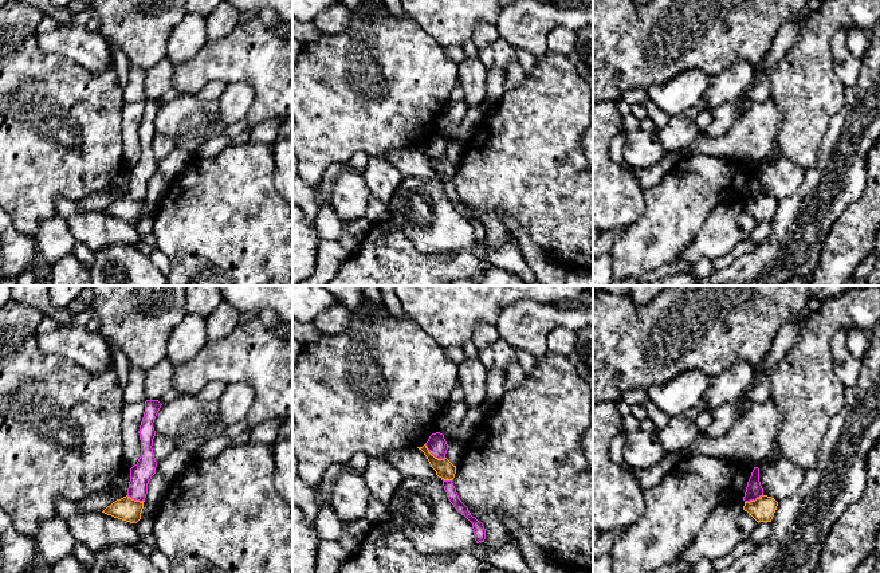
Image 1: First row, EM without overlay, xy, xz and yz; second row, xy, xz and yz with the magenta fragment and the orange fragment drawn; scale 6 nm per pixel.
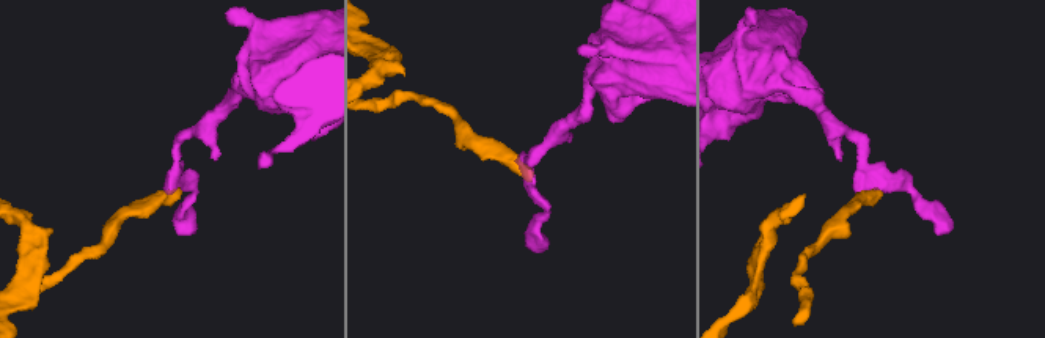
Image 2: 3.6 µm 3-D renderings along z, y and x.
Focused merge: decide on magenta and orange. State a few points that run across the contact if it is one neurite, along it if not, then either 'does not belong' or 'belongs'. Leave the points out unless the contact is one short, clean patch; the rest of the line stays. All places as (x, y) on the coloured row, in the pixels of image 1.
xz (424, 444), (435, 456), (444, 458) | does not belong

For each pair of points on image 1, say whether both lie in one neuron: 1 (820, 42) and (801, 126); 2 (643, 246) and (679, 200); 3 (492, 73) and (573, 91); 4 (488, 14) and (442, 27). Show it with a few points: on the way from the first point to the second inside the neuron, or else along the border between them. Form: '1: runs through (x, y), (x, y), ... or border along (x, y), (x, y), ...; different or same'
1: runs through (809, 63), (805, 78), (804, 105); same
2: runs through (652, 235), (675, 211); same
3: border along (506, 90), (498, 99); different
4: runs through (476, 14), (454, 15); same

